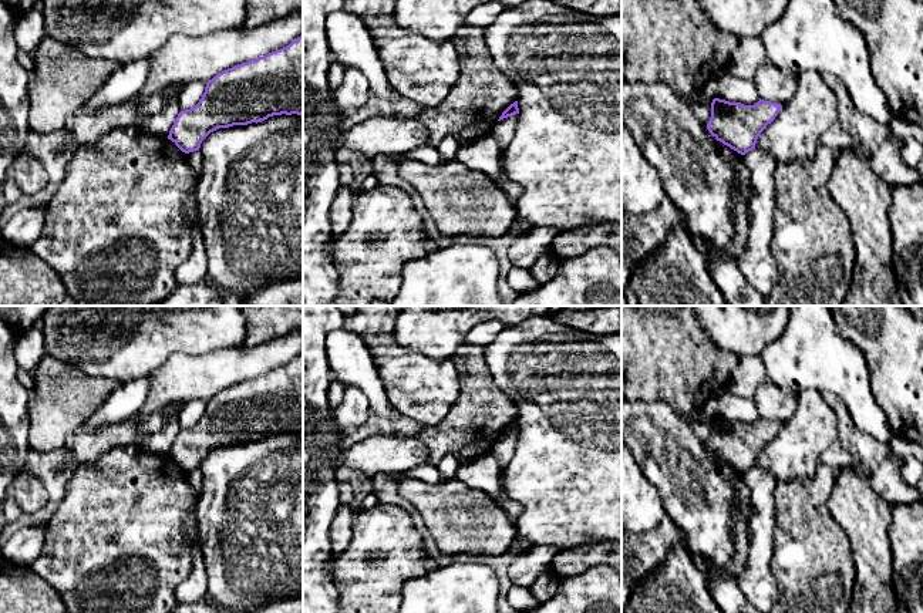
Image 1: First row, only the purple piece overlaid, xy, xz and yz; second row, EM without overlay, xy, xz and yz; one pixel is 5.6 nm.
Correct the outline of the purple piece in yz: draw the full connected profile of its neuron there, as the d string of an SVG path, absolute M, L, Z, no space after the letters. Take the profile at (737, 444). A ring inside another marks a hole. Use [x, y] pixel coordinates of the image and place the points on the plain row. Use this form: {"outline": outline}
{"outline": "M714 417L707 448L717 459L745 474L755 468L758 455L775 438L781 427L781 422L761 417L754 424Z"}

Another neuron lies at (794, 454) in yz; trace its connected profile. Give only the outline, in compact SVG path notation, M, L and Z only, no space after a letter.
M809 388L795 397L794 417L782 424L755 462L755 468L772 472L777 482L812 479L821 454L839 445L838 414L822 394Z

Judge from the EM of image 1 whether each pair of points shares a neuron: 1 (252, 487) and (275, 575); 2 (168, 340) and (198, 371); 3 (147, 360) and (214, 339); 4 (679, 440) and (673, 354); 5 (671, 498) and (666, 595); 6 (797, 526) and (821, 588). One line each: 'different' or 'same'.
1: same
2: different
3: same
4: different
5: different
6: same

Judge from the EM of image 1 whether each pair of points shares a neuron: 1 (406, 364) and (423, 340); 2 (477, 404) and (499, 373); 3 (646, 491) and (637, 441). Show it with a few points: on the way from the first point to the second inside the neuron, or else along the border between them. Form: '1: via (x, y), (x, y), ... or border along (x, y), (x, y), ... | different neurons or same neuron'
1: border along (394, 326), (400, 344), (447, 360) | different neurons
2: border along (488, 371), (495, 384) | different neurons
3: via (649, 478), (637, 461), (637, 454) | same neuron

